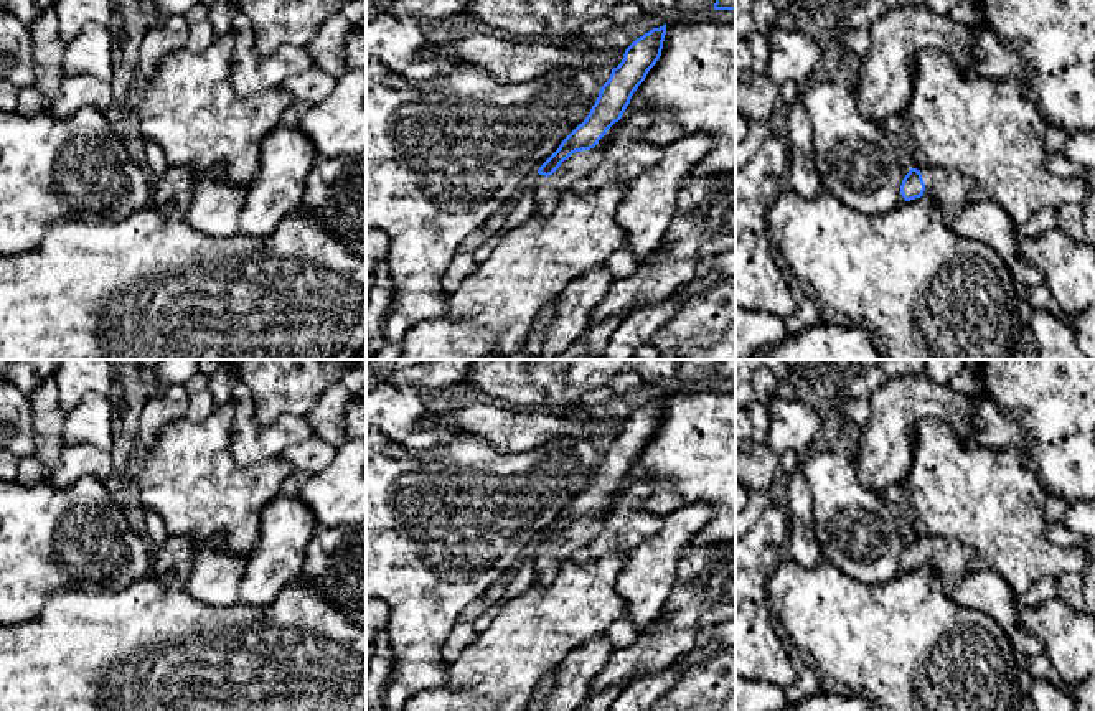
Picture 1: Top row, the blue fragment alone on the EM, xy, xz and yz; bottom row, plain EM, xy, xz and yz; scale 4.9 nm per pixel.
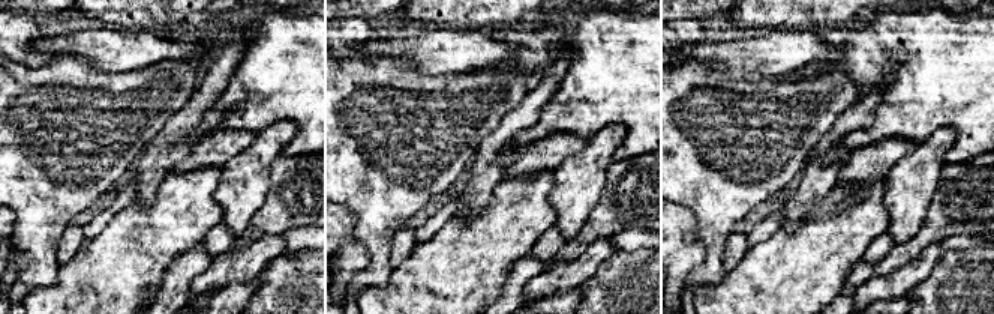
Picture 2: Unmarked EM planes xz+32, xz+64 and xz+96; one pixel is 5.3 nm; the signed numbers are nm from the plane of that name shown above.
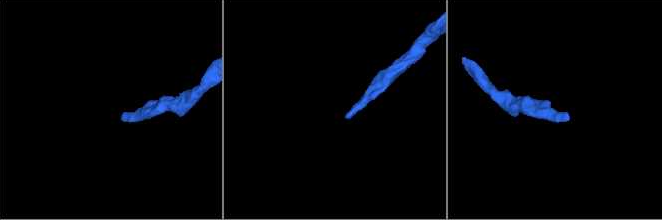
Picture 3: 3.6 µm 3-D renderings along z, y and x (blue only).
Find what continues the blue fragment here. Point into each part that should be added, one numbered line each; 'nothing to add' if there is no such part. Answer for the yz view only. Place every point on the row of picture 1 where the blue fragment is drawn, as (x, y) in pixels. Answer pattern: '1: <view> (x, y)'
1: yz (950, 193)

